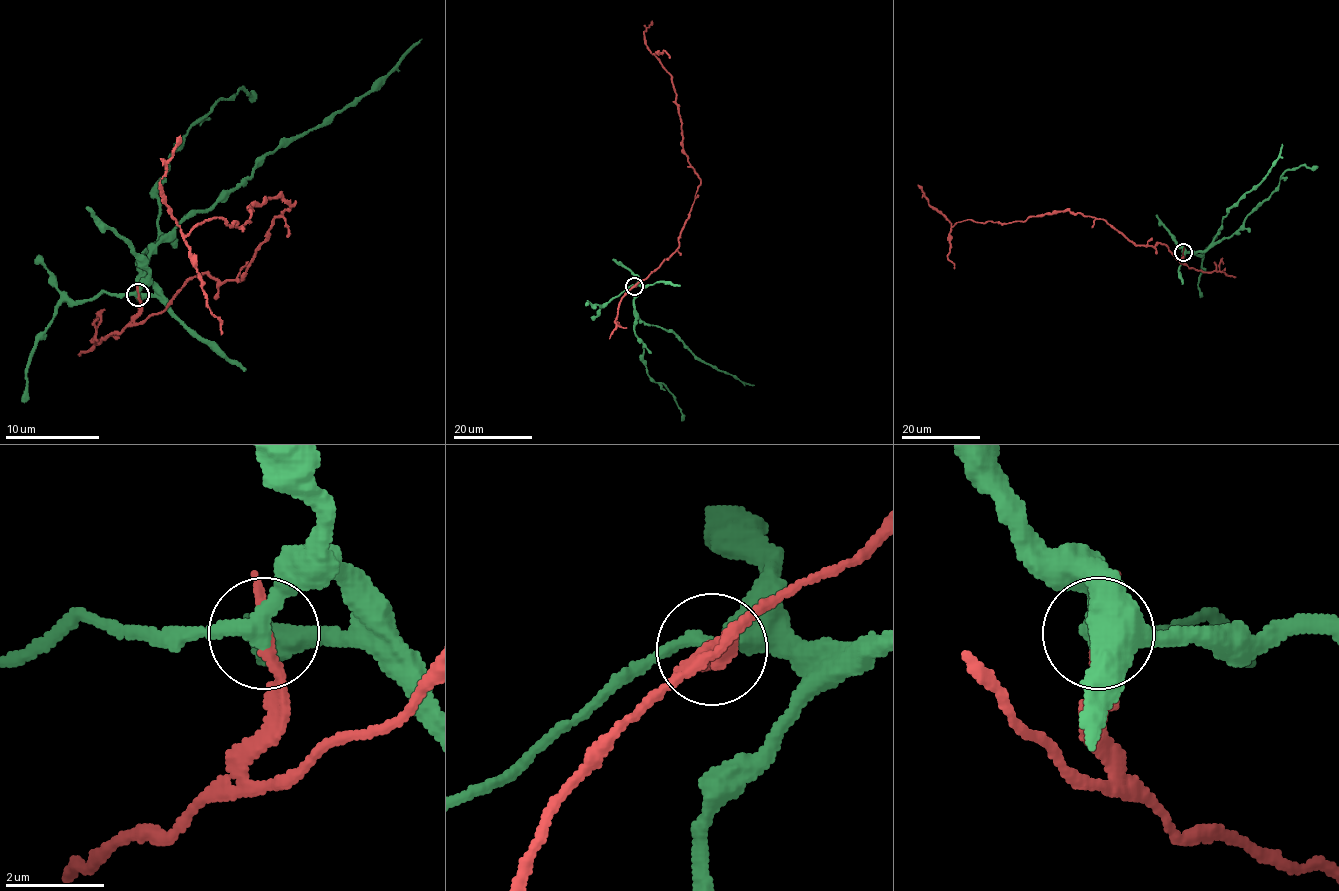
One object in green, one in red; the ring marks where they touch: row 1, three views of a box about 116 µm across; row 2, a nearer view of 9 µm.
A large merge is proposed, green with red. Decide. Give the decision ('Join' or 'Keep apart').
Keep apart

